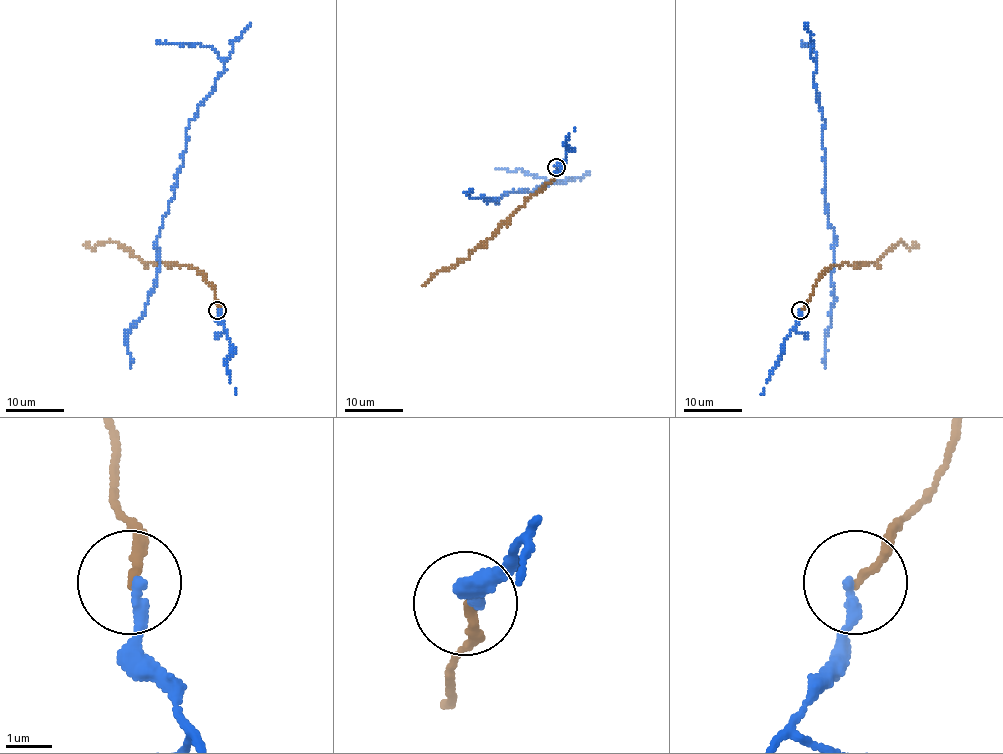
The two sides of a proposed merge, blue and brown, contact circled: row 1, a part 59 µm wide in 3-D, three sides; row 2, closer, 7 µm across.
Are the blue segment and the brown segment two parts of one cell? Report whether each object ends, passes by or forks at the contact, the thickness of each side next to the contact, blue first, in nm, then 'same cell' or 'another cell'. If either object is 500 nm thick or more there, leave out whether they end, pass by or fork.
blue ends | brown ends | 260/190 nm | same cell

